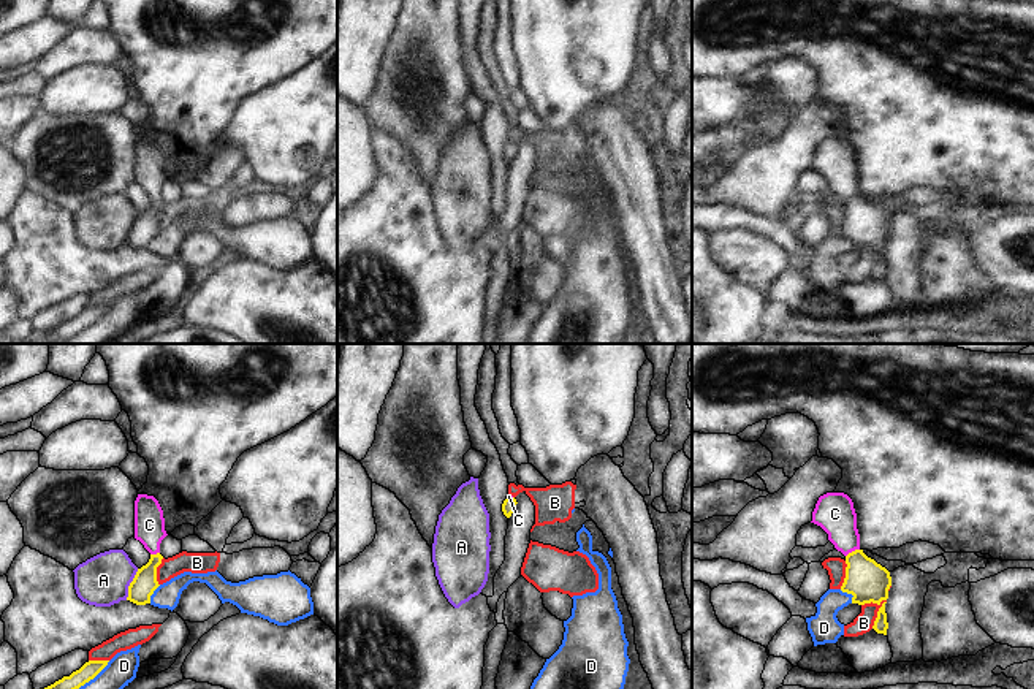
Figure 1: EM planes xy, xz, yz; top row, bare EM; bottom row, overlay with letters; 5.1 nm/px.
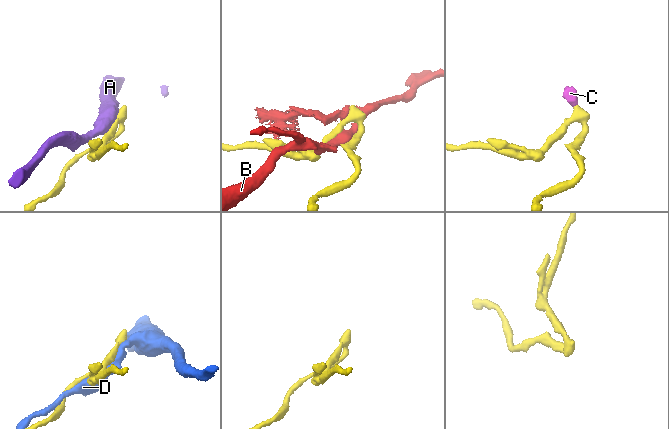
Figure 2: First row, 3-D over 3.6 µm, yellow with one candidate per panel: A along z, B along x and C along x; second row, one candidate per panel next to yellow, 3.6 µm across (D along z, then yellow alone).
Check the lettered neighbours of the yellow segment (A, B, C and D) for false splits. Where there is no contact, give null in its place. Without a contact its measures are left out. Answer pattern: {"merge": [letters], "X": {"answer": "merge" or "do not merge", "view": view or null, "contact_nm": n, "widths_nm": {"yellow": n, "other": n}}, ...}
{"merge": ["C"], "A": {"answer": "do not merge", "view": "xy", "contact_nm": 170, "widths_nm": {"yellow": 120, "other": 260}}, "B": {"answer": "do not merge", "view": "yz", "contact_nm": 170, "widths_nm": {"yellow": 70, "other": 100}}, "C": {"answer": "merge", "view": "yz", "contact_nm": 80, "widths_nm": {"yellow": 220, "other": 200}}, "D": {"answer": "do not merge", "view": "yz", "contact_nm": 100, "widths_nm": {"yellow": 220, "other": 160}}}

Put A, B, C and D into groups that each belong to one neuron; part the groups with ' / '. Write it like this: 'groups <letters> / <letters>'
groups A / B / C / D

